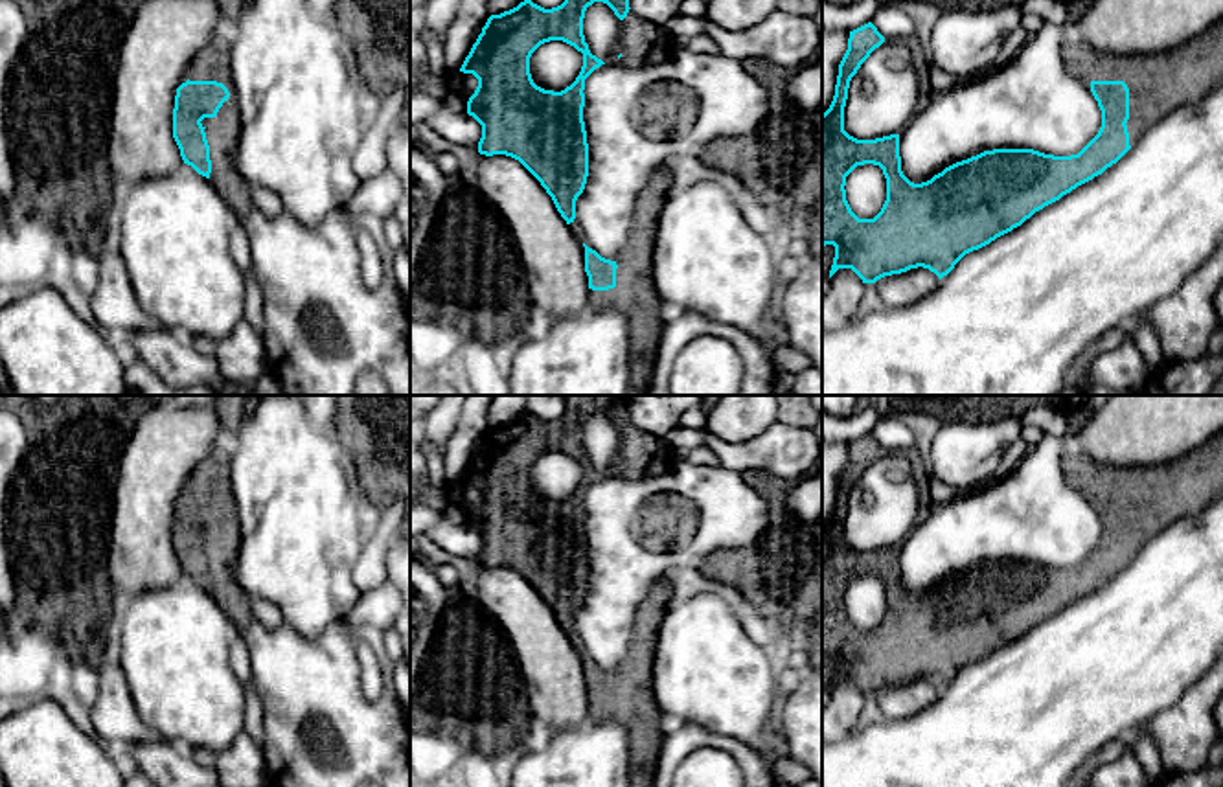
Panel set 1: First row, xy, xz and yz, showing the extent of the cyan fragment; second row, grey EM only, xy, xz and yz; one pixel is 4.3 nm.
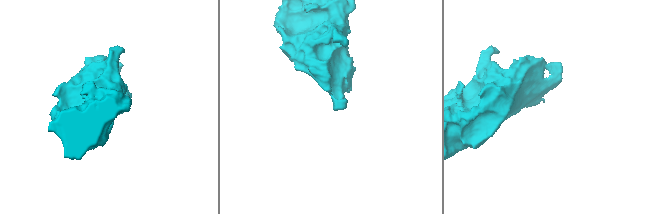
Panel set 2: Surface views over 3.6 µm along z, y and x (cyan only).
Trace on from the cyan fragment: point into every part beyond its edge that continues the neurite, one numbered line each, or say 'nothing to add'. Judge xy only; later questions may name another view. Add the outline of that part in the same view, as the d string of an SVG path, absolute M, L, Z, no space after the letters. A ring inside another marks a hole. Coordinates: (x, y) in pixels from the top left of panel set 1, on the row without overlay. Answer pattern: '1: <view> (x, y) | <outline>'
1: xy (225, 589) | M223 517L217 528L206 537L206 552L210 557L211 585L210 594L243 633L254 620L250 598L234 577L235 559L228 555L228 544L237 542L237 524Z

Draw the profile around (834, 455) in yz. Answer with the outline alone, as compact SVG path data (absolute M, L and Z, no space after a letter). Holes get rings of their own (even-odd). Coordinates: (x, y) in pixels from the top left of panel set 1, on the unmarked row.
M822 443L822 526L829 520L850 443Z

